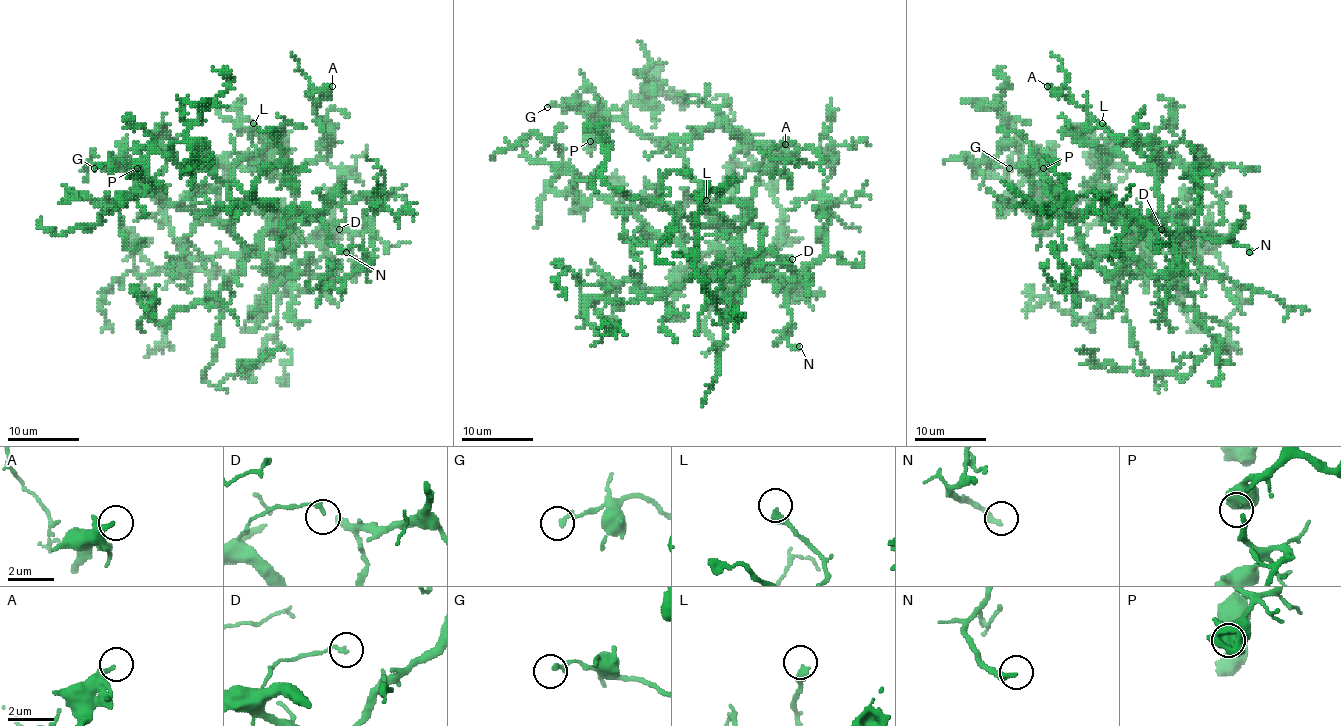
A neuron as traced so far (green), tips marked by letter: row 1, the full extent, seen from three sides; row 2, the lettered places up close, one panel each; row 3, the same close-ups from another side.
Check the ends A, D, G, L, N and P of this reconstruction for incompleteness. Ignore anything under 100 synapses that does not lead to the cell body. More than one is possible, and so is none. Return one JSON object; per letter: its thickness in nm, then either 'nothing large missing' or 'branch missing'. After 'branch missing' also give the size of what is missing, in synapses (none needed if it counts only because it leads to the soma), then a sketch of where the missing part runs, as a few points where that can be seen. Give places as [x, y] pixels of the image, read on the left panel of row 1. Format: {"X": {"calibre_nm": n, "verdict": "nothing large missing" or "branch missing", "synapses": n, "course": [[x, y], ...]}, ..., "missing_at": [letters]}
{"A": {"calibre_nm": 180, "verdict": "nothing large missing"}, "D": {"calibre_nm": 150, "verdict": "nothing large missing"}, "G": {"calibre_nm": 220, "verdict": "nothing large missing"}, "L": {"calibre_nm": 340, "verdict": "nothing large missing"}, "N": {"calibre_nm": 240, "verdict": "branch missing"}, "P": {"calibre_nm": 480, "verdict": "nothing large missing"}, "missing_at": ["N"]}

